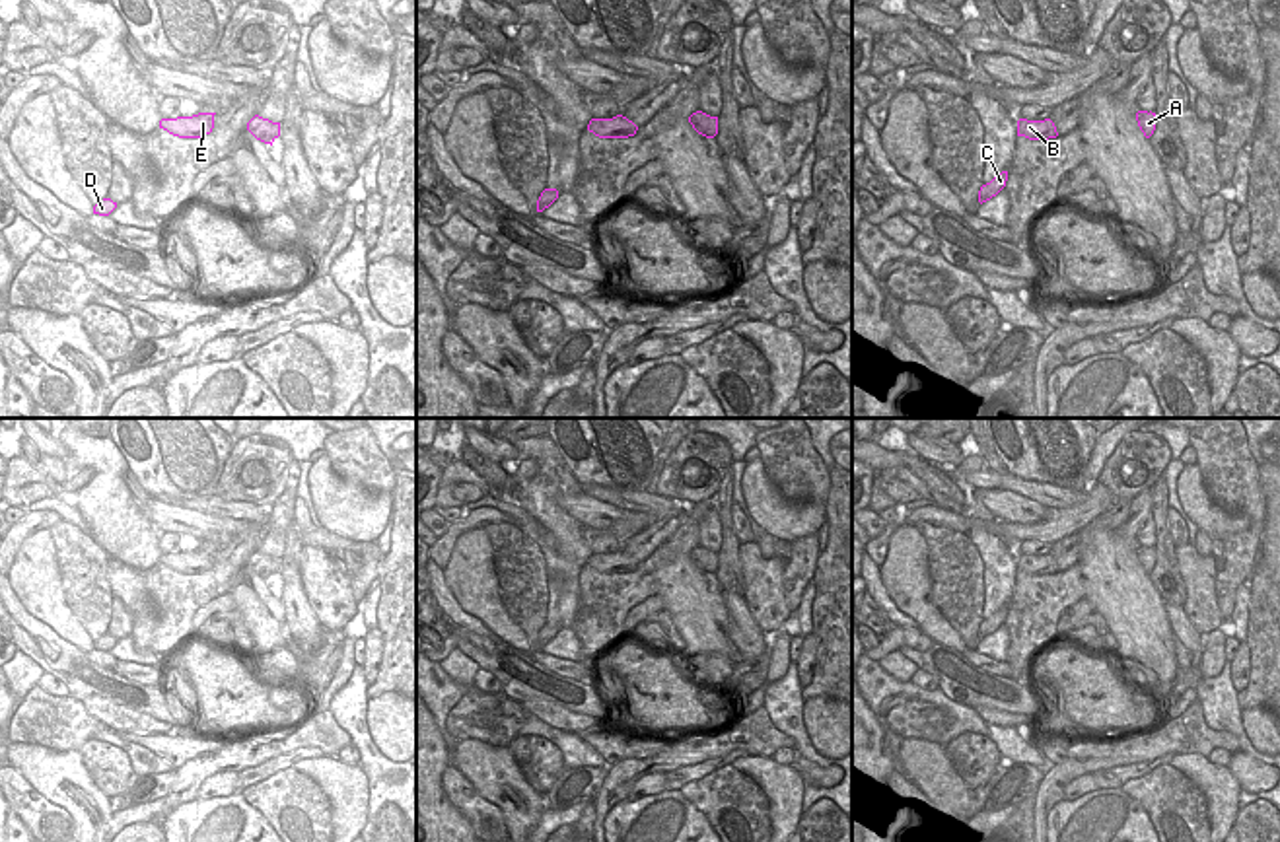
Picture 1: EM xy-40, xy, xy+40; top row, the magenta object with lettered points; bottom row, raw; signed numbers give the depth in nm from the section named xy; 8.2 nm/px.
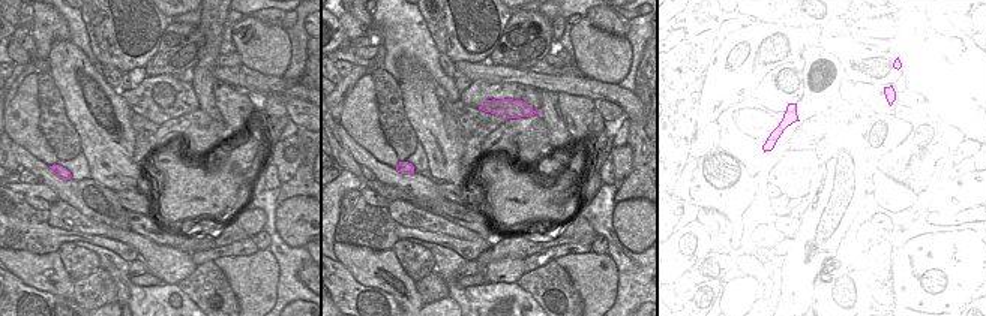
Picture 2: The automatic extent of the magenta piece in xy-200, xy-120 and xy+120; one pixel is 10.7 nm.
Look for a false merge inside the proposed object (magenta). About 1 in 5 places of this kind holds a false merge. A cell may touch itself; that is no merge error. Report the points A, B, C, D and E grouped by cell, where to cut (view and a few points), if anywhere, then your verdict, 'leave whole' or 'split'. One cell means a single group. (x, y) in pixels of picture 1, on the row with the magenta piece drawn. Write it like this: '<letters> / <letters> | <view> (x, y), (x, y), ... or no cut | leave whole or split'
A B C D E | no cut | leave whole

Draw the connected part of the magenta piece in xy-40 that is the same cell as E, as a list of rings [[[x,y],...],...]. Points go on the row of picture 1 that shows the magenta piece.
[[[198,113],[193,117],[161,119],[160,128],[179,138],[202,138],[212,132],[216,113]]]

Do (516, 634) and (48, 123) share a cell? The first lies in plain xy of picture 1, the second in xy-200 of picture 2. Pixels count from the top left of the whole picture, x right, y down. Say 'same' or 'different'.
different

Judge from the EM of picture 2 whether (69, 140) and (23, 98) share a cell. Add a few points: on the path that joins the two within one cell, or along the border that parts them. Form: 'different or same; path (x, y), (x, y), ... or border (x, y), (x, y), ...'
different; border (36, 80), (39, 131), (53, 147)

